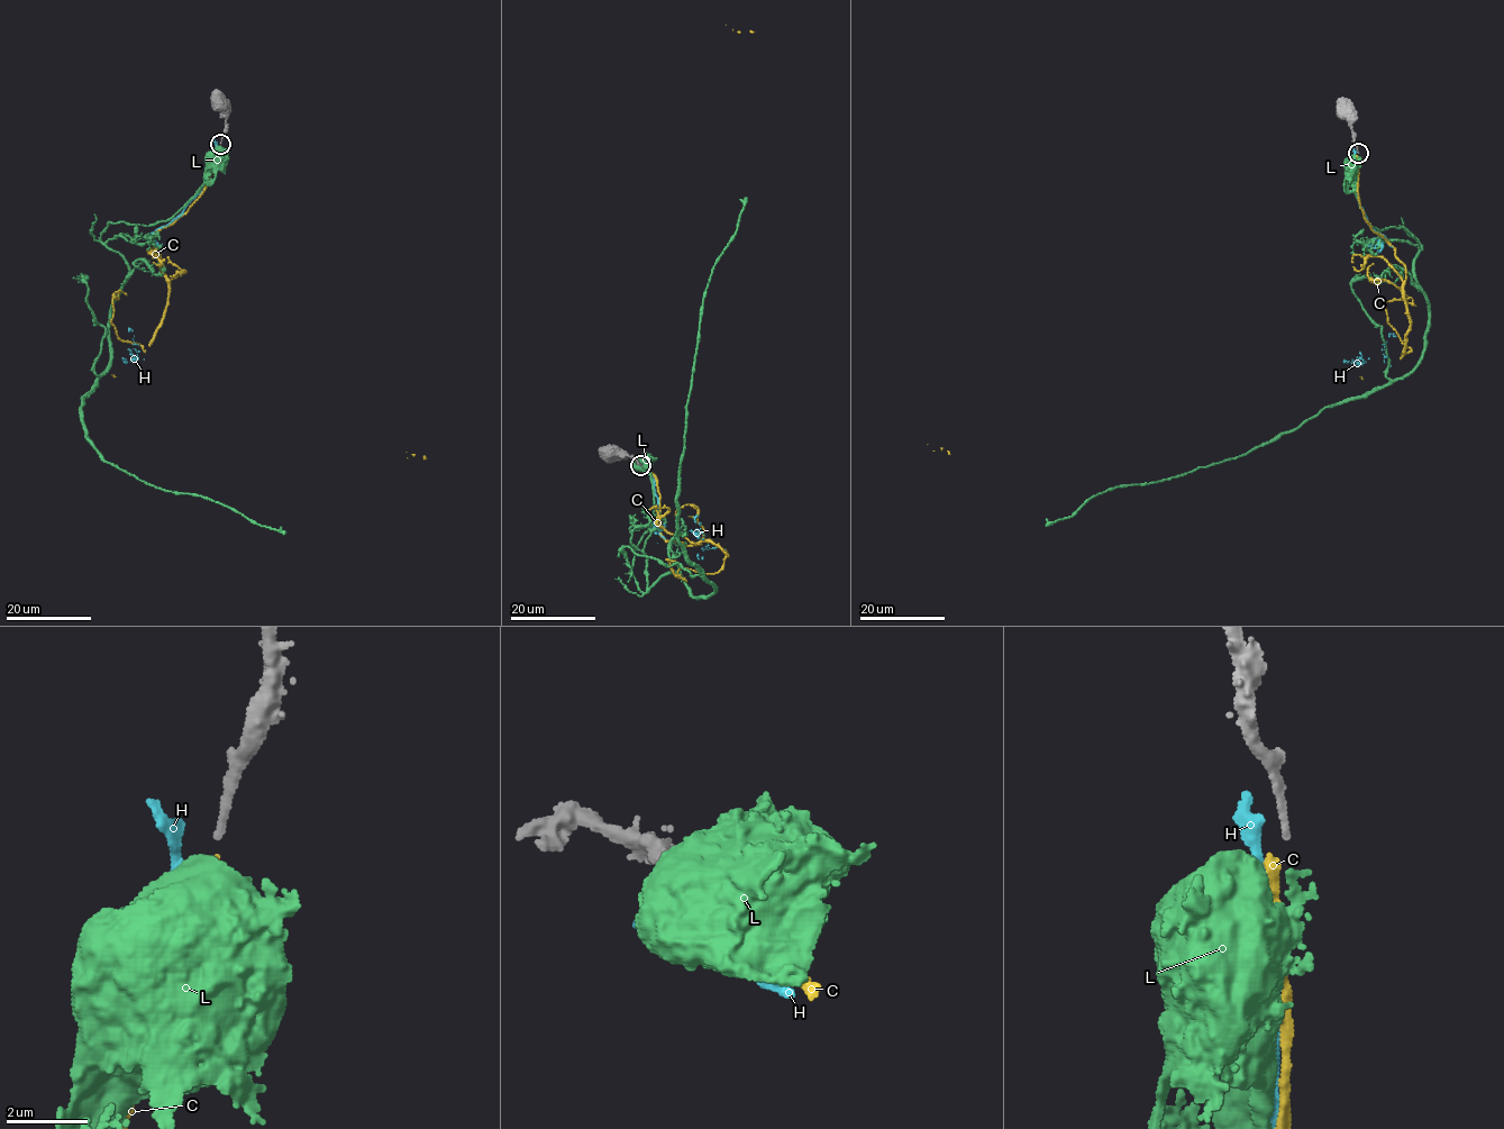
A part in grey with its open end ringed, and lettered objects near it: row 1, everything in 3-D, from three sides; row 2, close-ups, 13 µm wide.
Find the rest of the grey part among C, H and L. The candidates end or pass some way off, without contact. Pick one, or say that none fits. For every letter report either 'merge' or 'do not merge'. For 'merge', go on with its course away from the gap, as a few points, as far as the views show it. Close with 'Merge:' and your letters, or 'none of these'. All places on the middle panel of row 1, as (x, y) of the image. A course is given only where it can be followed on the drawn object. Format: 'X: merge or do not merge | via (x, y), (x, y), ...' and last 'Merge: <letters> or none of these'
C: do not merge
H: do not merge
L: do not merge
Merge: none of these

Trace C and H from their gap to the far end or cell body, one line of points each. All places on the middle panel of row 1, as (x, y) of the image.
C: (641, 465), (656, 475), (658, 481), (663, 537), (698, 545), (702, 538), (702, 527), (693, 504), (726, 25)
H: (637, 465), (654, 481), (659, 533), (664, 524), (701, 524), (698, 534), (690, 530)

